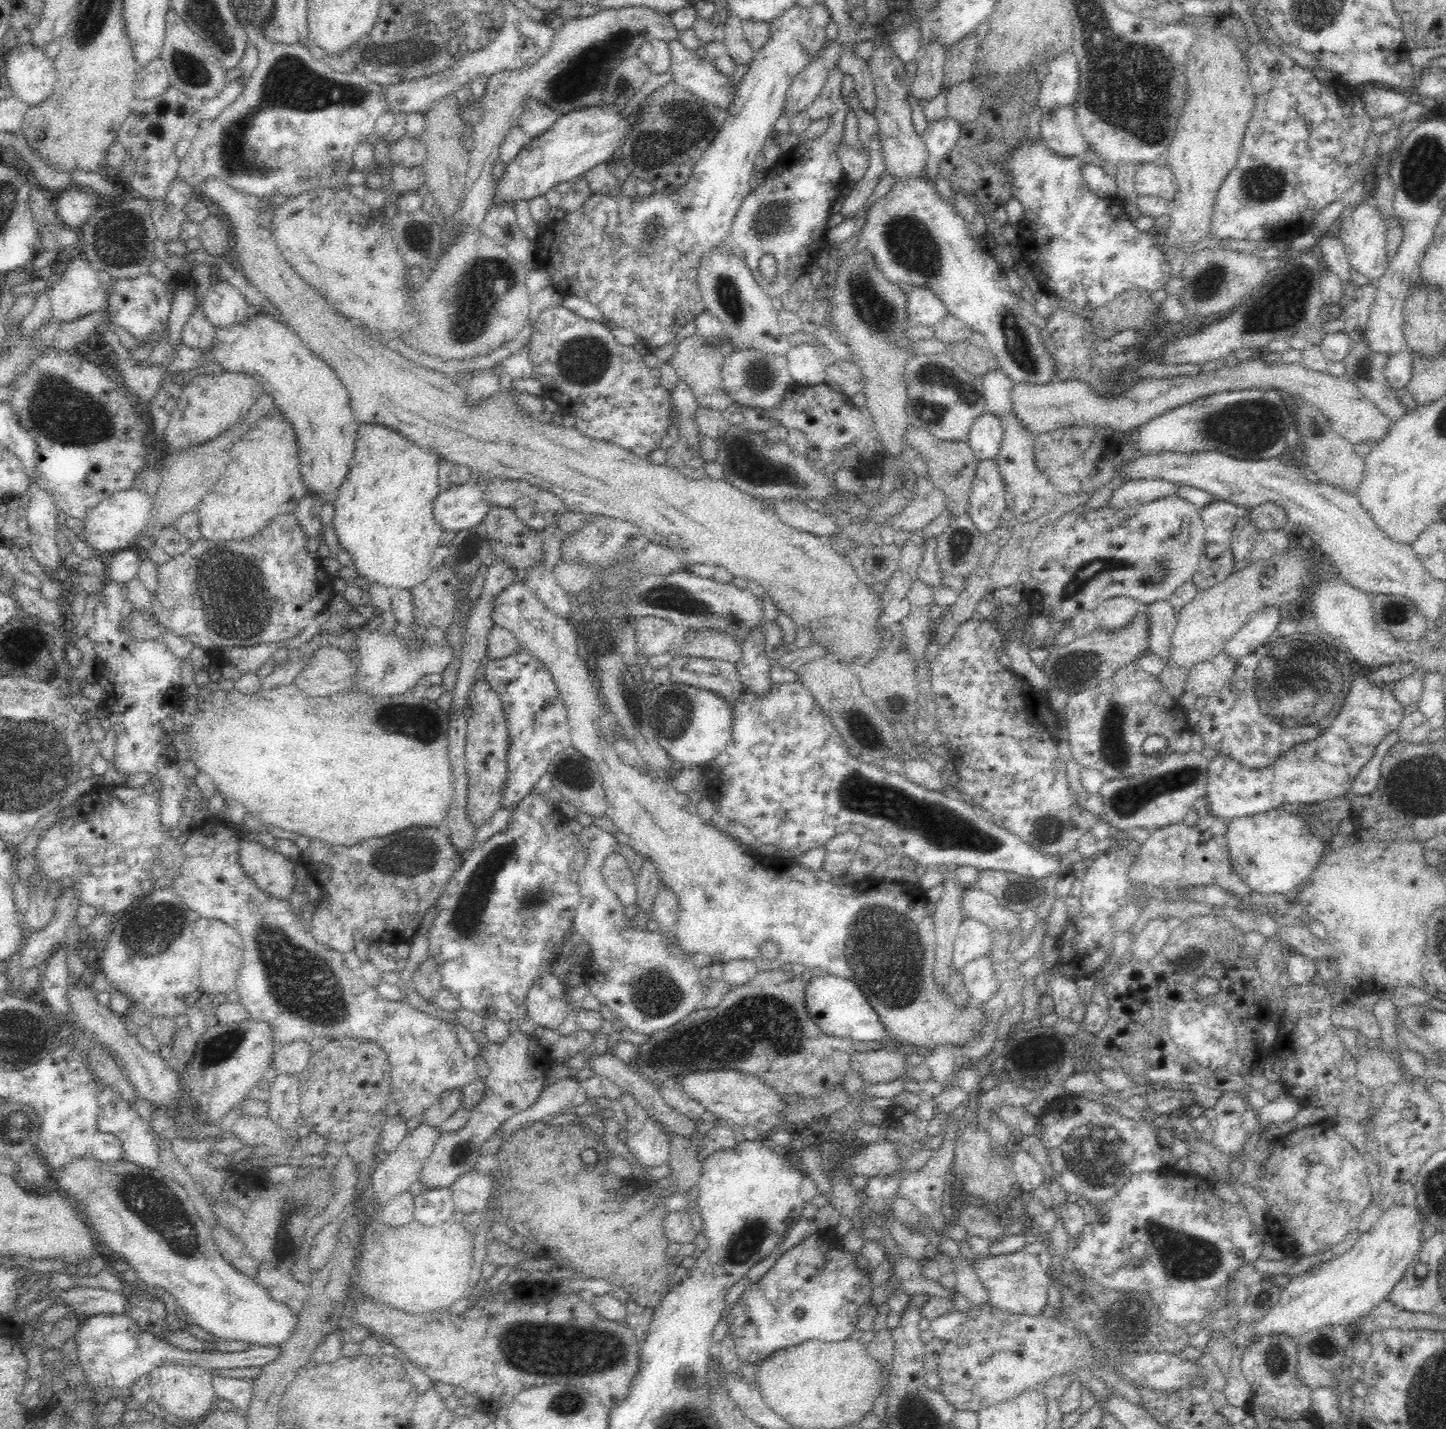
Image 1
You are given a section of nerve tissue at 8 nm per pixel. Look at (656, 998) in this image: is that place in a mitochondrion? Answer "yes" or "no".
yes

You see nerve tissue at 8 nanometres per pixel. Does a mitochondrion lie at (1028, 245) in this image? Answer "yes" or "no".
no

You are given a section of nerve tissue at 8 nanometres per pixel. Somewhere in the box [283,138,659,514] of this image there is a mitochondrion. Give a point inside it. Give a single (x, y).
(492, 279)

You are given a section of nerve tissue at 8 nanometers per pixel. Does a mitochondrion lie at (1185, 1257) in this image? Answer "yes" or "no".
yes

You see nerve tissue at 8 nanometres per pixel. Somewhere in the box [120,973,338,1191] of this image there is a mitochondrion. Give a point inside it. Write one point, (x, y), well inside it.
(225, 1045)

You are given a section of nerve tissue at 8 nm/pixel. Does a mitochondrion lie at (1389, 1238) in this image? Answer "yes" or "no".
no

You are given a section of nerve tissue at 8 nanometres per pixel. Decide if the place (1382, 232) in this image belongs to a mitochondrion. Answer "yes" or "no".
no

